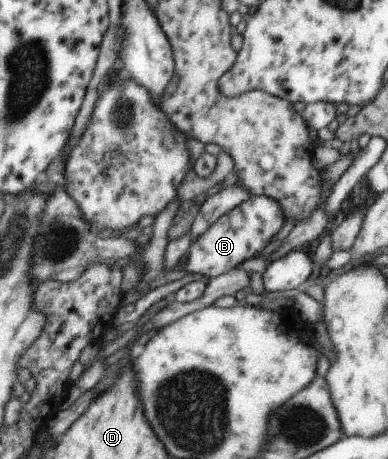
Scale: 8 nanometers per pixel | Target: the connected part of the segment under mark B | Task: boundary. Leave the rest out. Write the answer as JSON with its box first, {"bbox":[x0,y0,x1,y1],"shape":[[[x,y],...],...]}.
{"bbox":[185,195,288,278],"shape":[[[254,195],[233,212],[223,216],[197,242],[192,241],[185,257],[186,272],[215,278],[237,269],[239,264],[256,258],[259,252],[266,250],[267,245],[281,232],[287,220],[288,214],[277,199],[267,195]]]}

